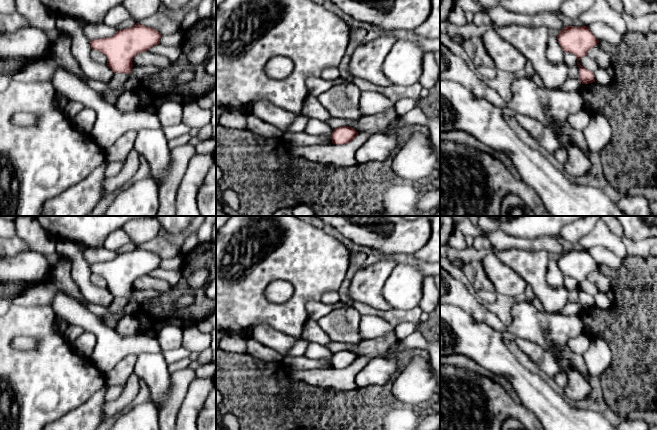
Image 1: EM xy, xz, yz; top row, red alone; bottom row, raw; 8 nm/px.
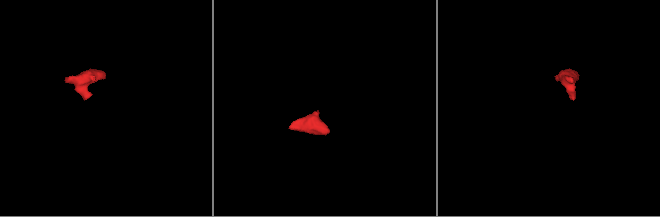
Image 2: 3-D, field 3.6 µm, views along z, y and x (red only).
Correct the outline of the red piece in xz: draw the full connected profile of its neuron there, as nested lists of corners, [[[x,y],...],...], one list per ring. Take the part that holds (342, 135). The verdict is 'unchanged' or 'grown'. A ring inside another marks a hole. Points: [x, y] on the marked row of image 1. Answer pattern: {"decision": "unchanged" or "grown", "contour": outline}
{"decision": "unchanged", "contour": [[[341,126],[335,128],[332,133],[332,143],[337,145],[347,144],[355,139],[358,132],[352,127]]]}

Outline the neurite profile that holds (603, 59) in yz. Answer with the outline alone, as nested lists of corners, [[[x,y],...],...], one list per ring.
[[[596,45],[588,51],[587,55],[594,59],[599,66],[594,71],[595,82],[603,86],[610,85],[611,78],[608,74],[608,68],[611,65],[610,54],[602,49],[599,45]]]

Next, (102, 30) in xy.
[[[105,23],[98,25],[84,24],[84,32],[90,40],[111,37],[117,31],[116,27],[109,26]]]

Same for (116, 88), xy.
[[[133,65],[130,74],[114,73],[113,78],[109,83],[109,88],[105,90],[102,95],[108,103],[116,106],[119,97],[126,91],[125,82],[128,79],[137,79],[140,81],[145,77],[159,72],[160,70],[161,69],[157,66]]]

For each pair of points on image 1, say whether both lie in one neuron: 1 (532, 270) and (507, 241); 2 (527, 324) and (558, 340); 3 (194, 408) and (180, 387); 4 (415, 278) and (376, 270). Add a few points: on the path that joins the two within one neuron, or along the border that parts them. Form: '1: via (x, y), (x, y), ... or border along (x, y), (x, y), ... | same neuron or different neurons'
1: border along (494, 247), (497, 249), (521, 248), (536, 251) | different neurons
2: via (535, 326), (542, 328), (550, 334) | same neuron
3: via (189, 403), (186, 400), (185, 392) | same neuron
4: border along (396, 265), (383, 286), (382, 295) | different neurons

